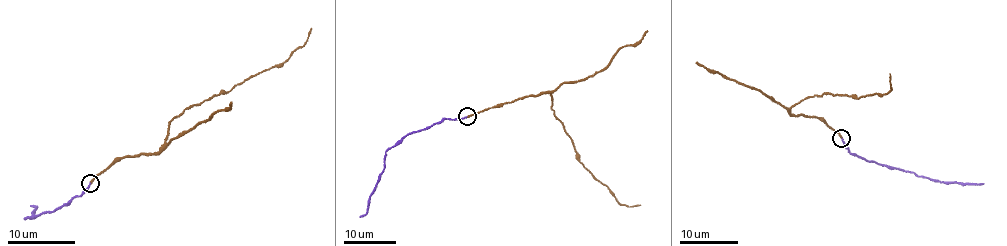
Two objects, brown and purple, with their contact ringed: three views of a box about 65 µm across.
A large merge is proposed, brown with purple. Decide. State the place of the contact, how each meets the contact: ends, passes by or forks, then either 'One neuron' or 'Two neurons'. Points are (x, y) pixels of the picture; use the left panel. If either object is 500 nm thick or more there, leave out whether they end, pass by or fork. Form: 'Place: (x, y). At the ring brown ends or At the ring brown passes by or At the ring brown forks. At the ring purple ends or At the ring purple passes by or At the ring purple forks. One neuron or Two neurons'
Place: (90, 183). At the ring brown ends. At the ring purple ends. One neuron

